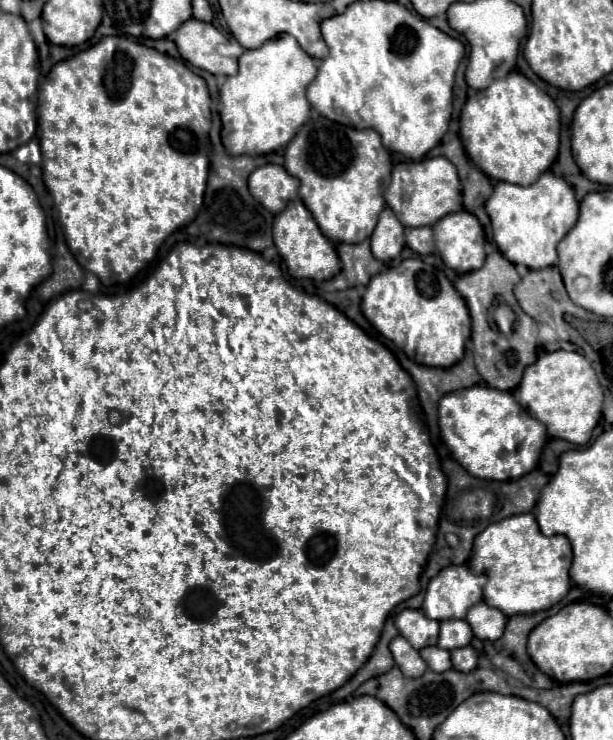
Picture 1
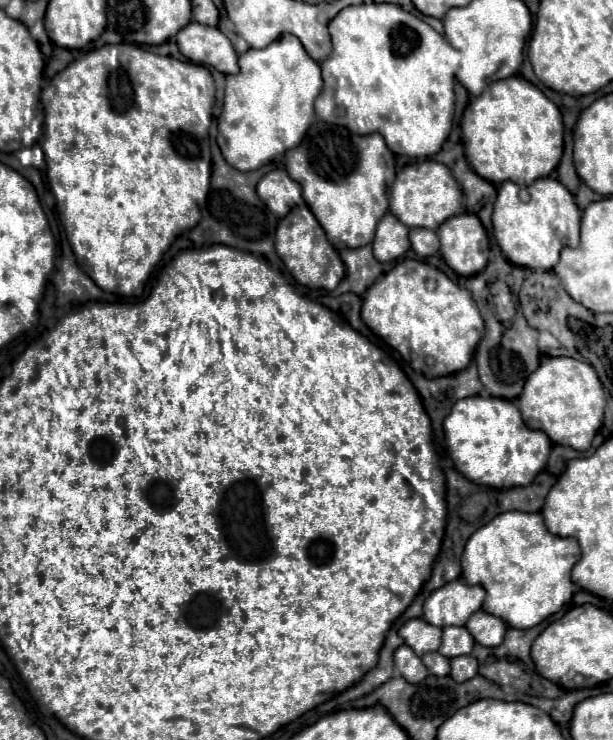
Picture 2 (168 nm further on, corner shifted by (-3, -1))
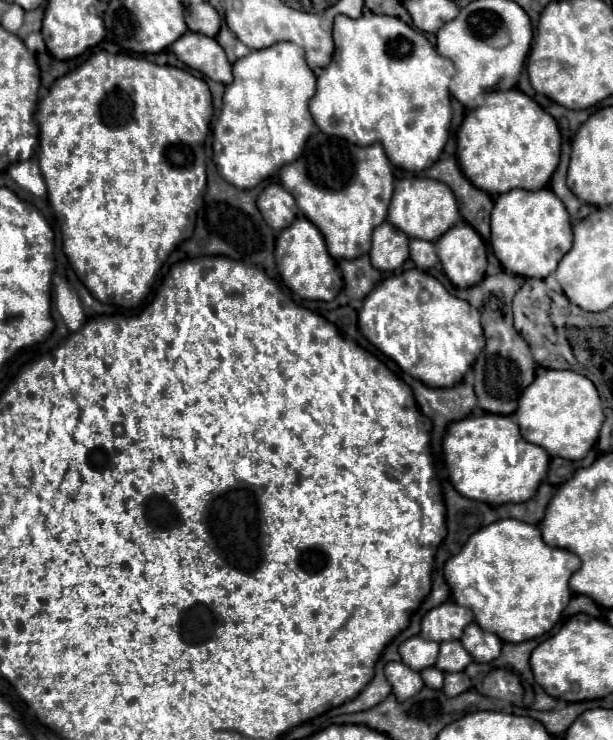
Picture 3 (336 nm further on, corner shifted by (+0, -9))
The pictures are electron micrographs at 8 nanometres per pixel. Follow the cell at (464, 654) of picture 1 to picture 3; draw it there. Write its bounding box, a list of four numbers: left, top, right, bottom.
[442,672,470,696]

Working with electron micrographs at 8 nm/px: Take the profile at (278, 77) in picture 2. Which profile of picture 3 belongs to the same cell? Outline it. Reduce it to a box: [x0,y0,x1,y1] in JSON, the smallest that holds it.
[213,42,316,190]

